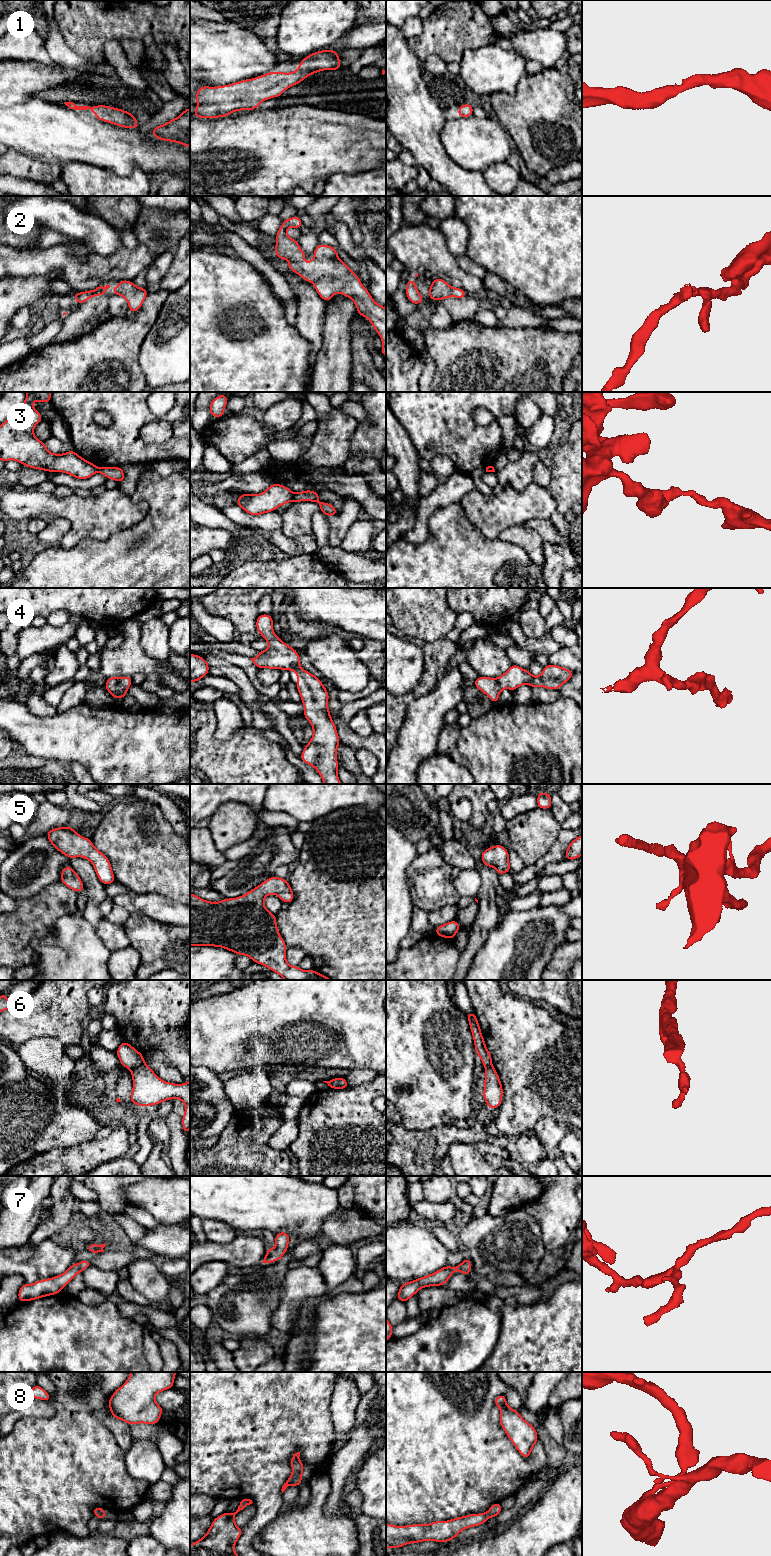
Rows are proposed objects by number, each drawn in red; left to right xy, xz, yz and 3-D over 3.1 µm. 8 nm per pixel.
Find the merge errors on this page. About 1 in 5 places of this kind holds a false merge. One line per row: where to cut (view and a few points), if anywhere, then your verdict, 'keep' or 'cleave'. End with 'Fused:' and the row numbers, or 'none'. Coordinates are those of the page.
1: no cut | keep
2: no cut | keep
3: xz (294, 493), (292, 500) | cleave
4: no cut | keep
5: no cut | keep
6: xy (143, 1062), (131, 1069) | cleave
7: no cut | keep
8: no cut | keep
Fused: 3, 6

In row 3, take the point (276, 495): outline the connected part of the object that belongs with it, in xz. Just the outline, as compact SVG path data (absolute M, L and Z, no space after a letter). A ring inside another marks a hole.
M272 483L265 492L260 494L242 494L236 505L252 515L258 516L275 511L278 507L293 501L293 492L282 484Z

